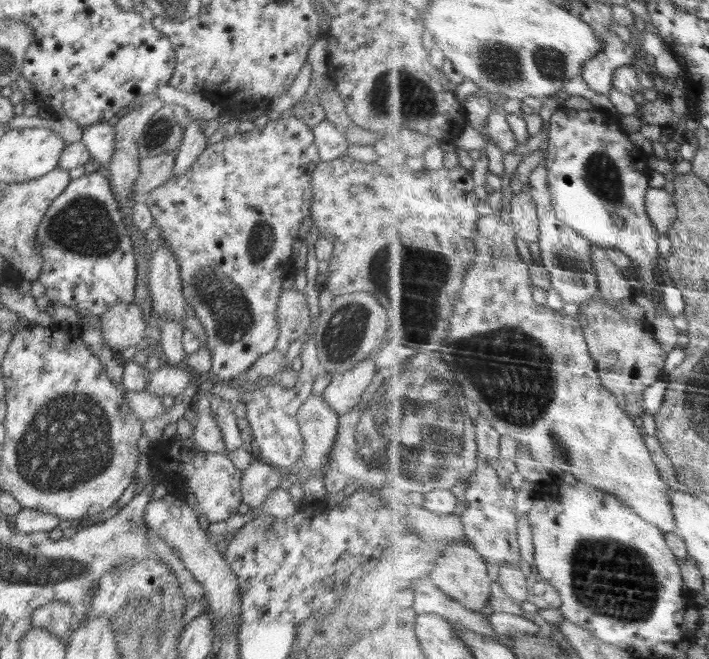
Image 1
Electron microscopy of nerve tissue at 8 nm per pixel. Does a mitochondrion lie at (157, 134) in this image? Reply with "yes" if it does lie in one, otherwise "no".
yes

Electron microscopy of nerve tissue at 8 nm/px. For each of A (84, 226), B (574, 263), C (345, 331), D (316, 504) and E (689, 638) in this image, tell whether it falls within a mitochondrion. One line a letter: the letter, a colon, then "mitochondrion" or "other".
A: mitochondrion
B: mitochondrion
C: mitochondrion
D: other
E: other

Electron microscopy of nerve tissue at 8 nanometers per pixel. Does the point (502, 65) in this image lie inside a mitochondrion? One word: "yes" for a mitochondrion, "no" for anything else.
yes

